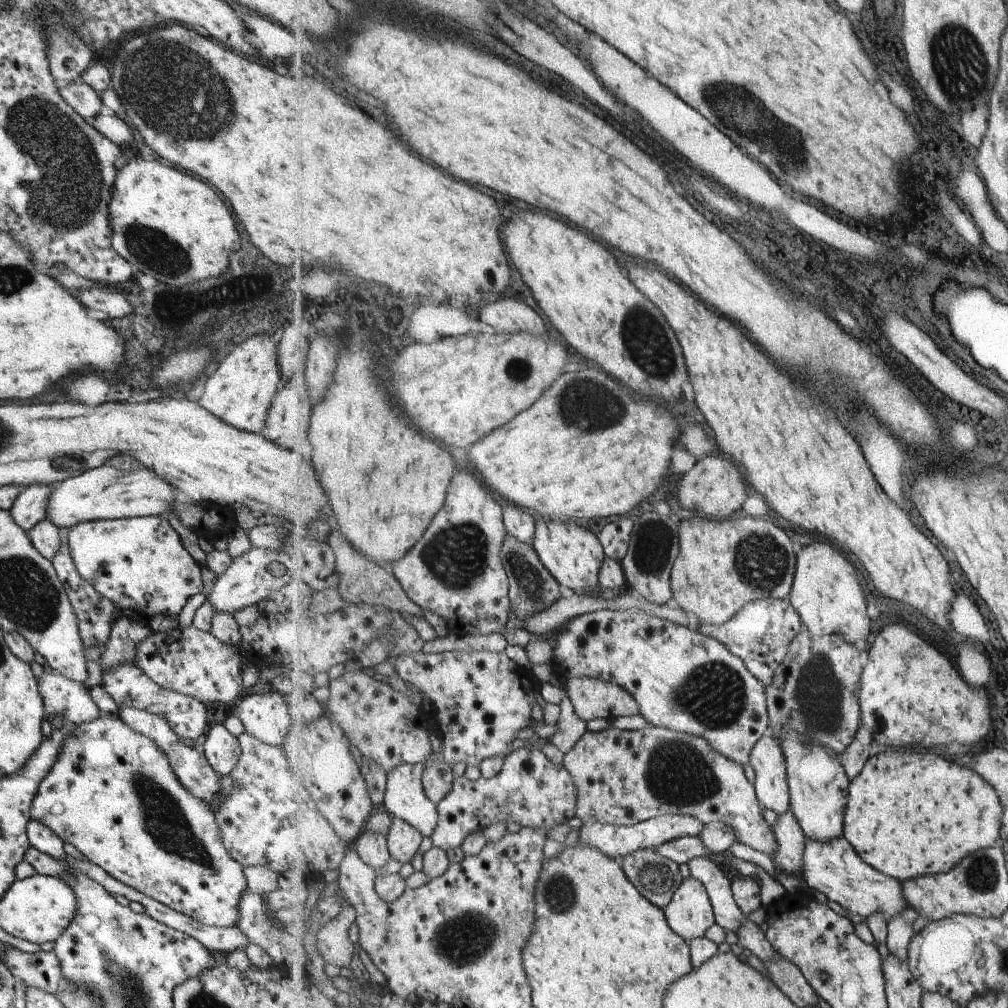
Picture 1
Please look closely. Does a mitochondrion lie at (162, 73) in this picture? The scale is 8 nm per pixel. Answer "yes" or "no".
yes

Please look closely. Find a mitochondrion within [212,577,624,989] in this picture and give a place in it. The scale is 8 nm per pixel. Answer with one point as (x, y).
(465, 938)

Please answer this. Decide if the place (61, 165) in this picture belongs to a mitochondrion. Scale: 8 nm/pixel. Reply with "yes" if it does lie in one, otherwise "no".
yes

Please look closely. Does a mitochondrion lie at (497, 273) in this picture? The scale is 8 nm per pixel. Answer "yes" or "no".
no

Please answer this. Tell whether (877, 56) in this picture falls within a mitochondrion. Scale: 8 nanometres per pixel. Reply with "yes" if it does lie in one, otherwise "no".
no

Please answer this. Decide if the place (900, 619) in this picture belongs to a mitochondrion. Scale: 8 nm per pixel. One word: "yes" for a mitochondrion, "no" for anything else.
no

